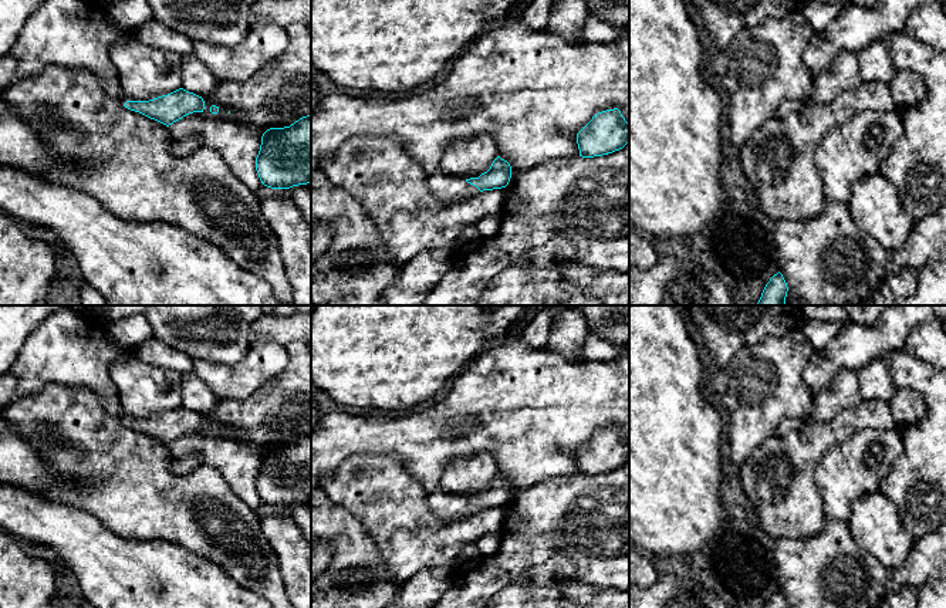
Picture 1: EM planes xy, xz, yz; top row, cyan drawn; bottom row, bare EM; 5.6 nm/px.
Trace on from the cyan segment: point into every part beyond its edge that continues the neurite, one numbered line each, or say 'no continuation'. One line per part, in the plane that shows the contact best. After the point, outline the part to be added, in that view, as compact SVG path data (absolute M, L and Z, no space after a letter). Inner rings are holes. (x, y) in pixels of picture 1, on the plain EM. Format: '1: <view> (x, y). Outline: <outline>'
1: xz (446, 506). Outline: M440 487L429 493L428 503L433 514L436 514L442 521L464 519L480 511L480 509L467 501L466 497L447 493Z

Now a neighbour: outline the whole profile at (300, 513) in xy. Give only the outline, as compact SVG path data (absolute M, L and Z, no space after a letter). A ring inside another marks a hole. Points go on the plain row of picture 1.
M311 501L293 504L290 507L271 507L263 503L256 511L260 517L287 516L301 528L311 548Z

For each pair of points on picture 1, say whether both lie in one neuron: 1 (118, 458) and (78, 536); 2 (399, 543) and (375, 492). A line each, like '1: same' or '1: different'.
1: different
2: same

